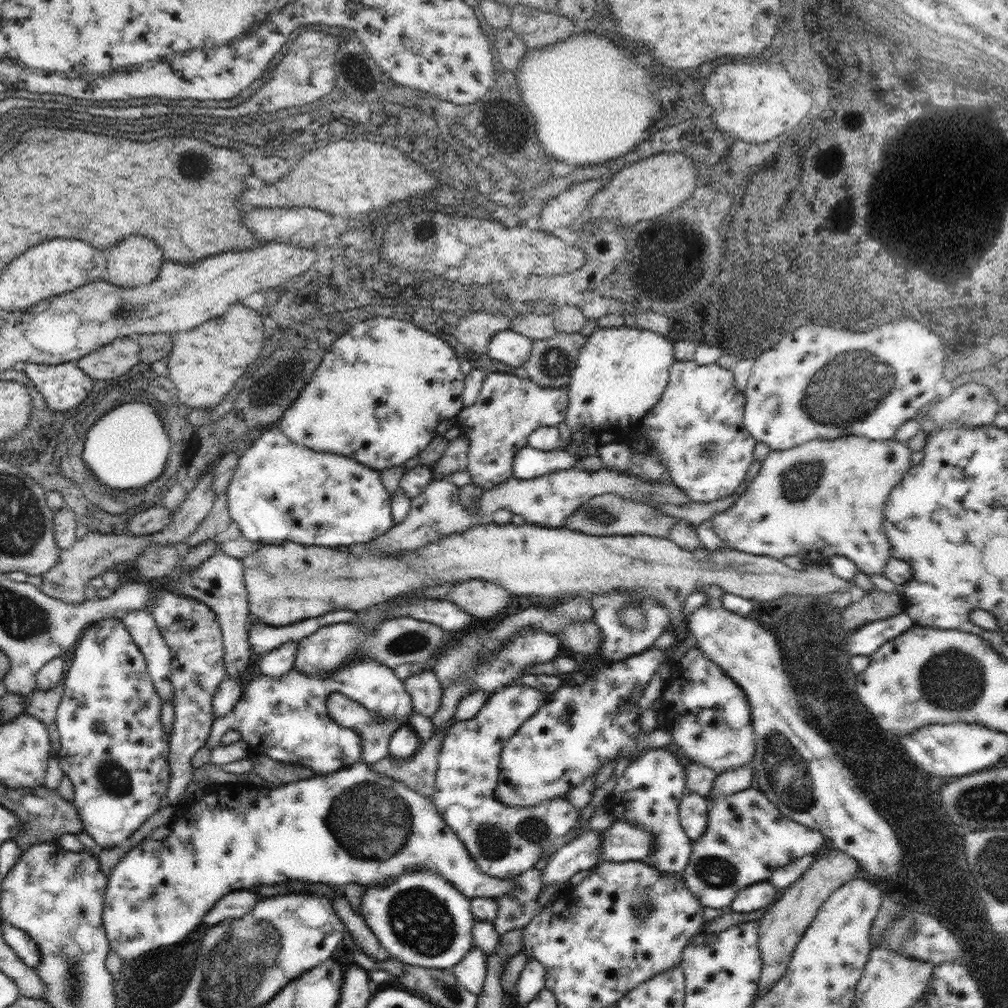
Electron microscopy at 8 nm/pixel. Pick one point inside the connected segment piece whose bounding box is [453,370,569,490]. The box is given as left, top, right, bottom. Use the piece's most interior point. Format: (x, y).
(507, 410)

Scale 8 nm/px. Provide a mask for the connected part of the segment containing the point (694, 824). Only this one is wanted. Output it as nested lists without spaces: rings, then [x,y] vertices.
[[[685,790],[679,802],[679,824],[681,824],[681,830],[691,838],[691,842],[705,832],[707,812],[709,812],[709,798],[699,796],[697,792]]]

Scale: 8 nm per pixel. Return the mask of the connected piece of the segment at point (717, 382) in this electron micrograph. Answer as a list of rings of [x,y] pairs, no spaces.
[[[675,362],[669,370],[667,388],[659,404],[643,416],[641,428],[645,430],[645,438],[653,444],[653,452],[665,460],[671,482],[689,498],[689,502],[711,504],[715,500],[727,500],[745,480],[745,474],[753,464],[753,446],[757,440],[753,440],[741,424],[743,408],[743,392],[737,390],[731,370],[717,364],[699,366],[695,362]]]

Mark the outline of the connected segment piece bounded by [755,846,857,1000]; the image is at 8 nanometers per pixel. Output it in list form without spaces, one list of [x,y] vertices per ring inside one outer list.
[[[827,846],[821,854],[817,854],[811,868],[807,868],[803,872],[803,876],[793,882],[791,888],[785,888],[785,890],[779,892],[777,900],[767,908],[767,912],[757,922],[757,940],[759,940],[759,954],[761,954],[761,976],[759,976],[759,982],[757,982],[755,1000],[765,996],[767,992],[771,992],[773,984],[777,984],[781,980],[781,976],[785,974],[785,970],[789,966],[791,954],[797,948],[797,942],[801,940],[801,936],[809,928],[809,924],[815,918],[819,906],[831,896],[831,892],[841,888],[845,882],[853,880],[855,872],[857,872],[857,862],[853,860],[853,856]]]

